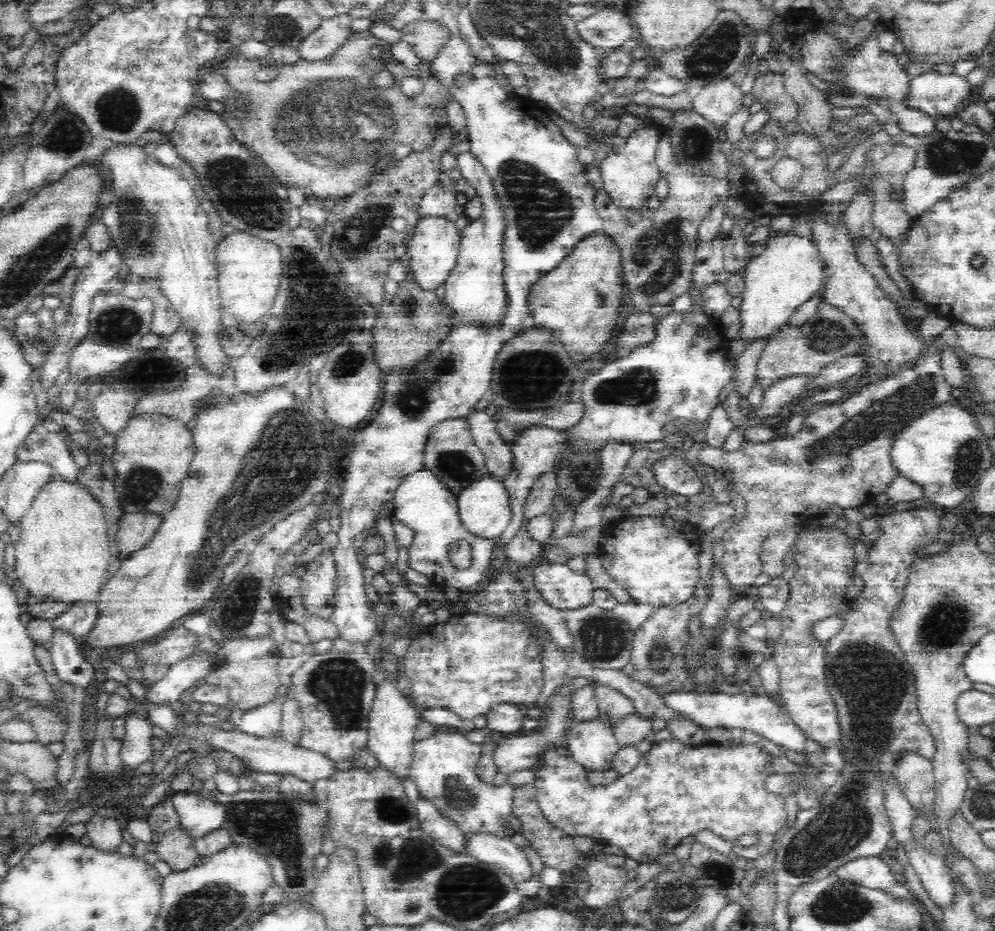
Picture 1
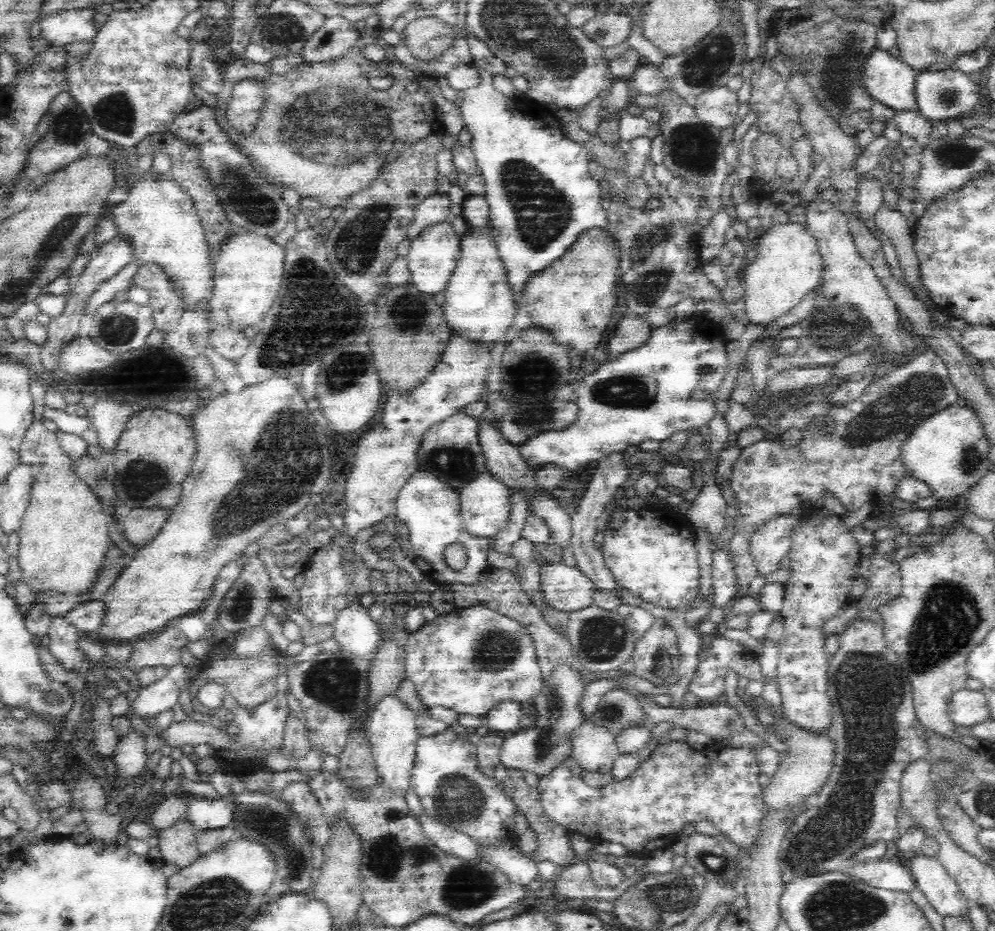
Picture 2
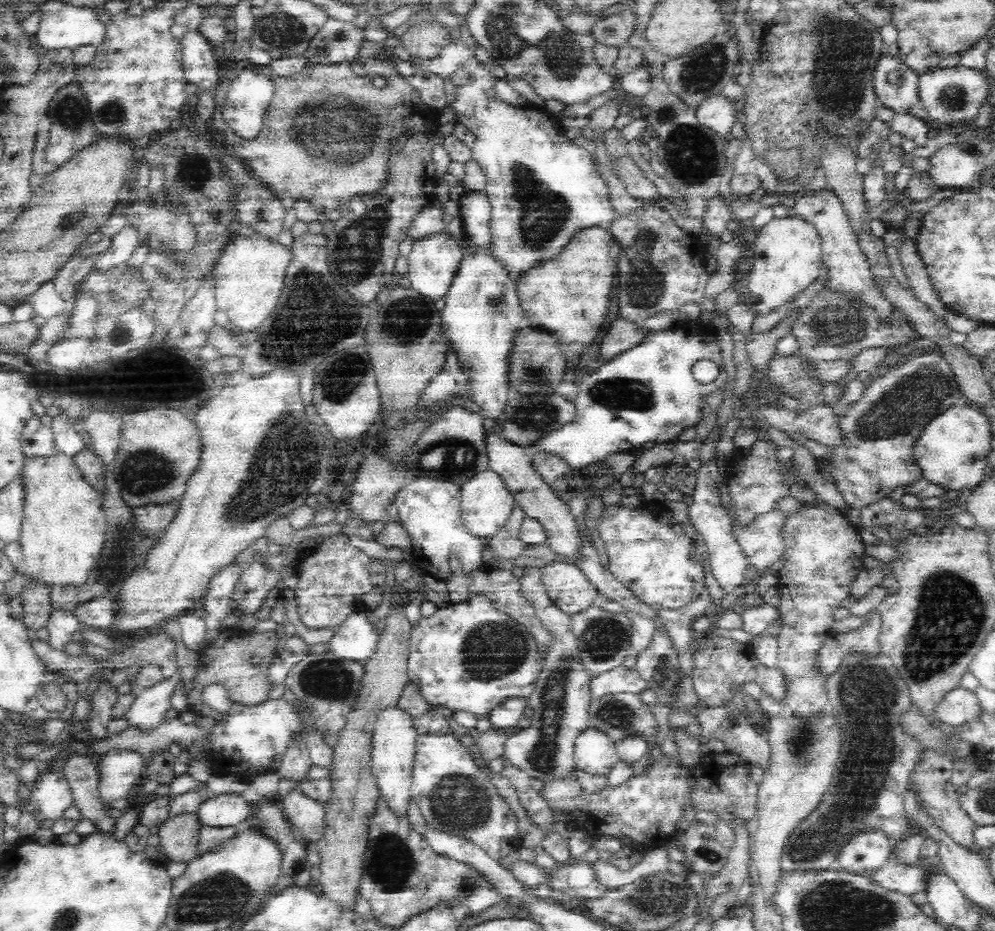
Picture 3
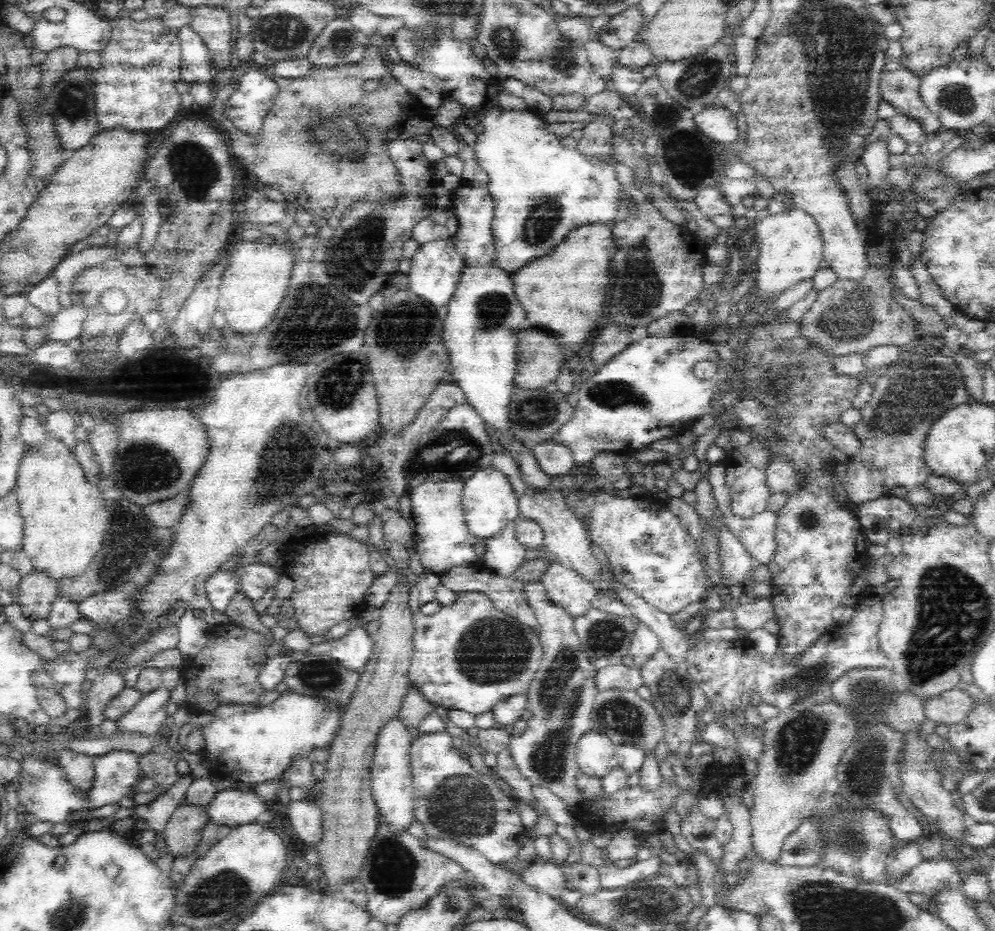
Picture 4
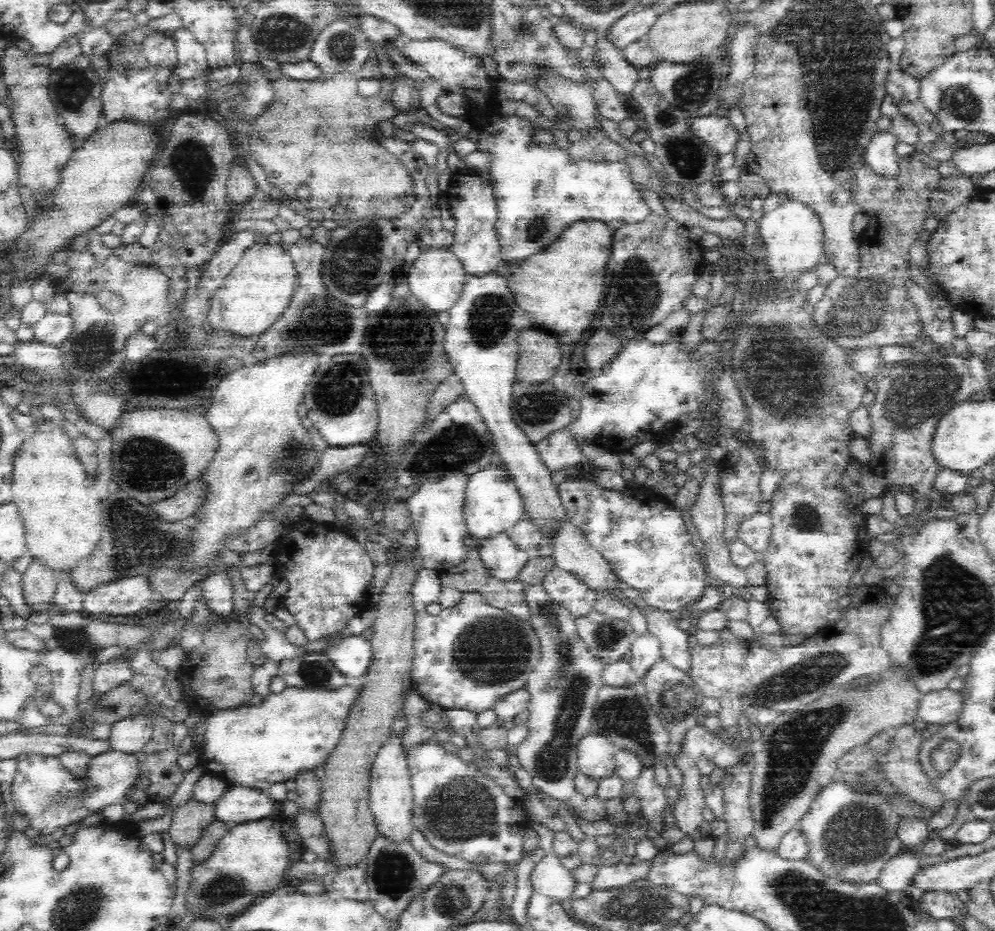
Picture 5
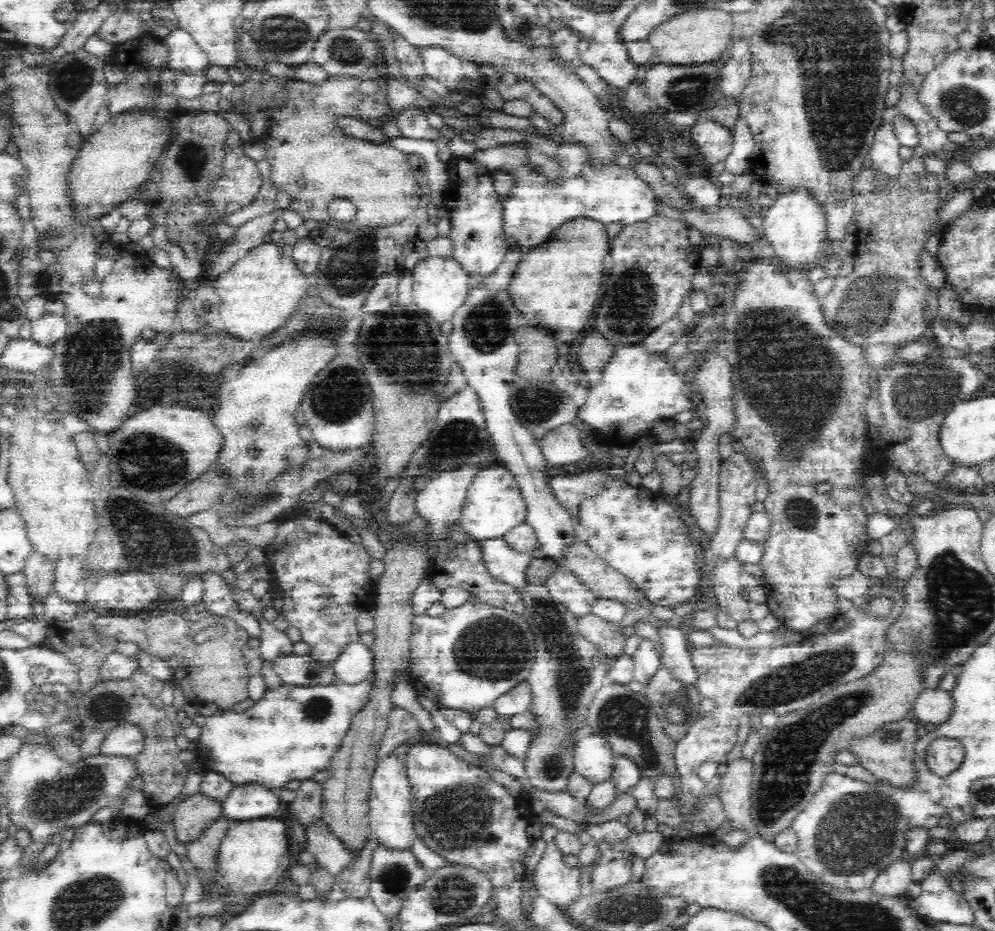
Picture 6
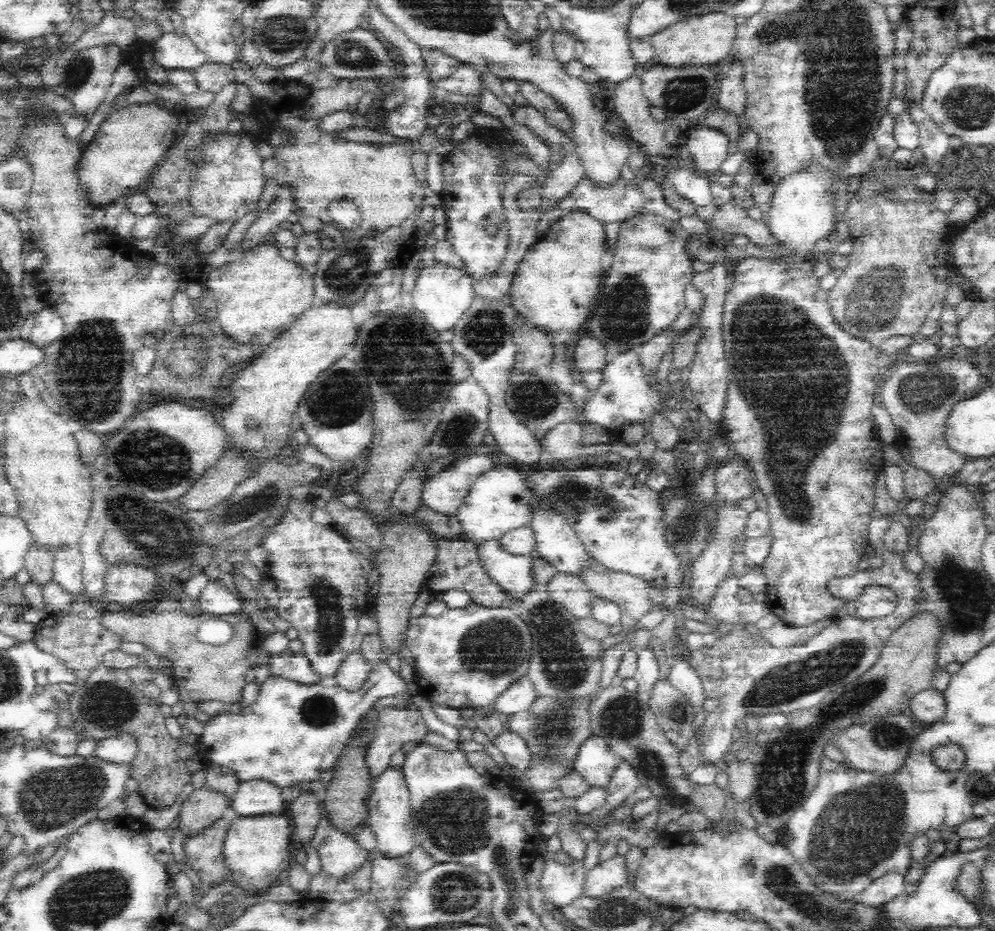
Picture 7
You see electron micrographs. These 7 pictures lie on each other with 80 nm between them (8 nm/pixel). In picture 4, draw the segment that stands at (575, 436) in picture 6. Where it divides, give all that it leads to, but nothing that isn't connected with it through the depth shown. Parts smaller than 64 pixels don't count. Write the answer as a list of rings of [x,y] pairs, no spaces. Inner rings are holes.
[[[551,439],[536,445],[531,451],[540,471],[550,480],[567,474],[575,466],[568,448],[559,442],[551,442]]]

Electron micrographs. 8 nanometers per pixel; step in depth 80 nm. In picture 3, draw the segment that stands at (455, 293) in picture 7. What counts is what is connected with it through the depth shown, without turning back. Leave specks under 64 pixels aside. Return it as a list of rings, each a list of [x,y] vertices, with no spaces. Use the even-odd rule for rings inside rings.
[[[447,228],[415,240],[412,251],[407,257],[409,266],[407,278],[410,279],[411,287],[434,302],[442,299],[449,291],[453,278],[458,272],[462,255],[460,241],[452,238]]]

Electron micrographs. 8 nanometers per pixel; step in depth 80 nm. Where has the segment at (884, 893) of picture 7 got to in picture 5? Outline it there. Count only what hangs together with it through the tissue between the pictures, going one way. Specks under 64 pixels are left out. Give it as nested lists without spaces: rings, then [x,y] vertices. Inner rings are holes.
[[[904,848],[886,862],[876,882],[889,891],[904,891],[918,872],[920,856],[918,850]]]

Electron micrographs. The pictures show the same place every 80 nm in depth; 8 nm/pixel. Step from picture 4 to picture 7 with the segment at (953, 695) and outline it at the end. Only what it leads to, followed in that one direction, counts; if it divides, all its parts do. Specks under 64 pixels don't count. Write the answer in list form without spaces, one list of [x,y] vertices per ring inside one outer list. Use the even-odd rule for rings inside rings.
[[[935,688],[918,692],[910,700],[907,713],[916,722],[920,721],[929,724],[940,722],[944,718],[944,714],[946,714],[946,695]]]

